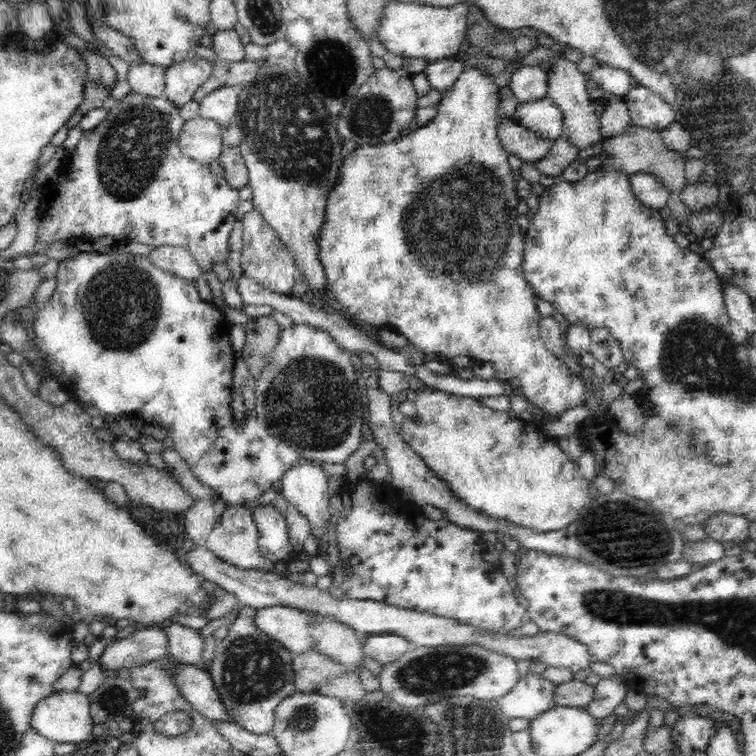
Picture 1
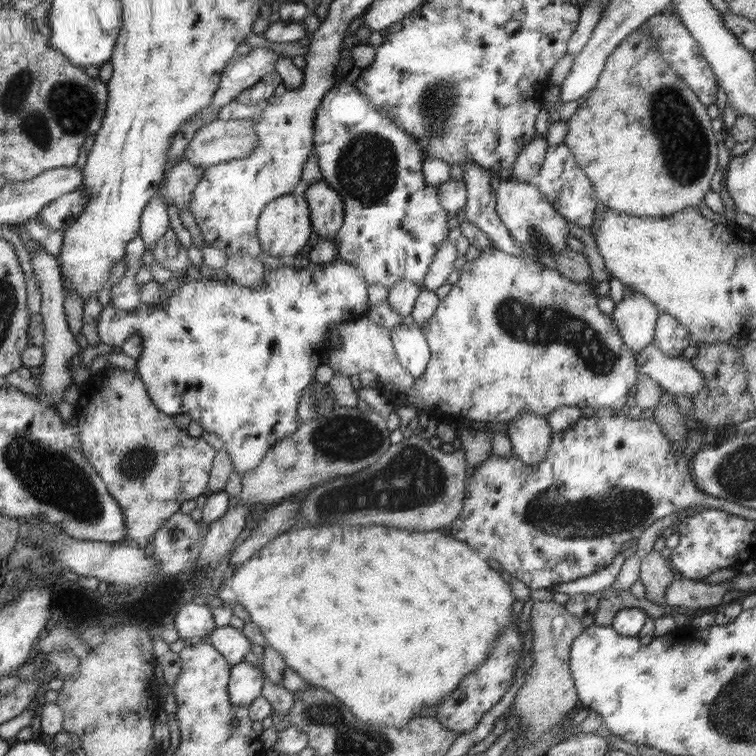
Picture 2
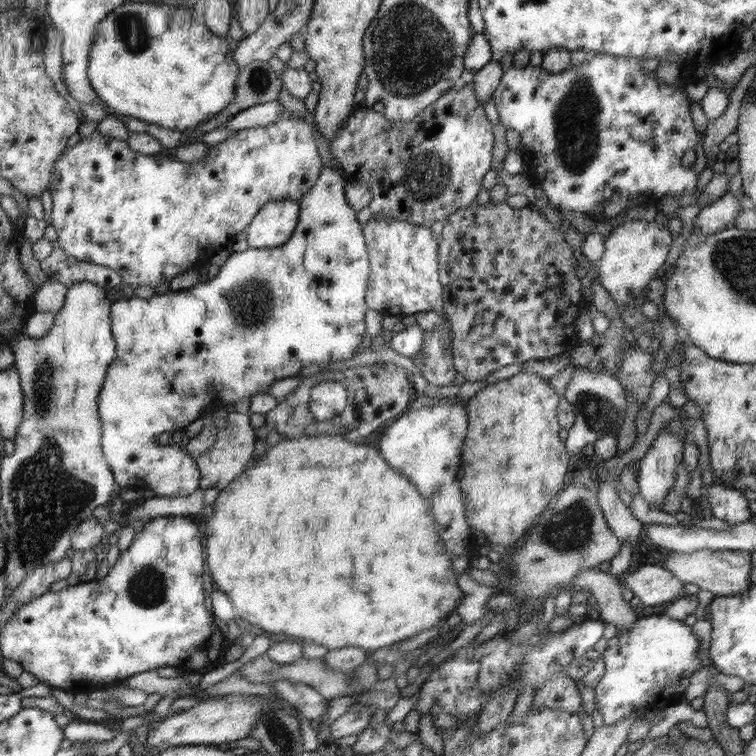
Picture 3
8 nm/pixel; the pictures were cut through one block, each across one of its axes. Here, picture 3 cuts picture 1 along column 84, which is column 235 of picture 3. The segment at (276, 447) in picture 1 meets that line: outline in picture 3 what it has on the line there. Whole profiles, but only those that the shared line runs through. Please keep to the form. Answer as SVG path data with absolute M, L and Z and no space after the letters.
M324 165L323 172L319 177L319 180L316 181L316 184L311 188L310 192L304 194L304 196L298 201L301 205L299 210L299 224L297 225L295 233L292 234L292 237L283 246L266 249L254 249L249 247L248 250L244 250L244 252L230 252L228 258L226 258L225 265L220 266L220 273L215 278L212 278L207 282L202 282L191 289L185 290L185 292L169 290L164 294L154 294L148 299L139 298L136 296L126 297L114 295L114 300L111 304L111 330L114 332L115 342L118 344L118 354L115 358L115 362L113 362L113 364L110 366L110 369L108 370L106 381L104 382L101 393L99 394L99 414L101 416L101 423L103 424L103 450L104 454L106 454L107 461L111 463L111 469L114 471L116 485L119 485L121 488L125 488L125 490L149 489L161 497L188 496L192 493L195 493L202 486L202 483L200 482L201 472L199 470L198 463L194 462L194 459L190 457L185 450L181 452L180 450L175 450L173 448L168 448L167 446L162 446L162 444L158 444L158 436L160 436L160 434L164 434L164 432L168 432L168 430L178 430L178 428L185 428L185 426L188 426L188 424L198 420L201 416L203 416L207 408L212 410L222 407L225 408L228 403L240 402L240 400L244 400L244 398L251 398L254 394L266 393L276 381L295 377L299 374L300 370L302 370L304 367L310 366L311 364L324 366L325 364L334 362L336 360L348 360L348 358L353 358L358 354L360 350L359 346L364 340L364 332L366 332L366 328L364 328L364 316L366 316L366 310L369 309L366 308L364 294L366 294L366 282L368 282L370 275L370 261L367 253L368 248L366 242L364 242L364 234L362 234L363 226L360 226L360 222L356 220L356 211L354 211L354 208L352 208L351 204L348 203L346 197L346 181L343 179L346 179L346 175L342 177L340 174L341 173L339 169Z

